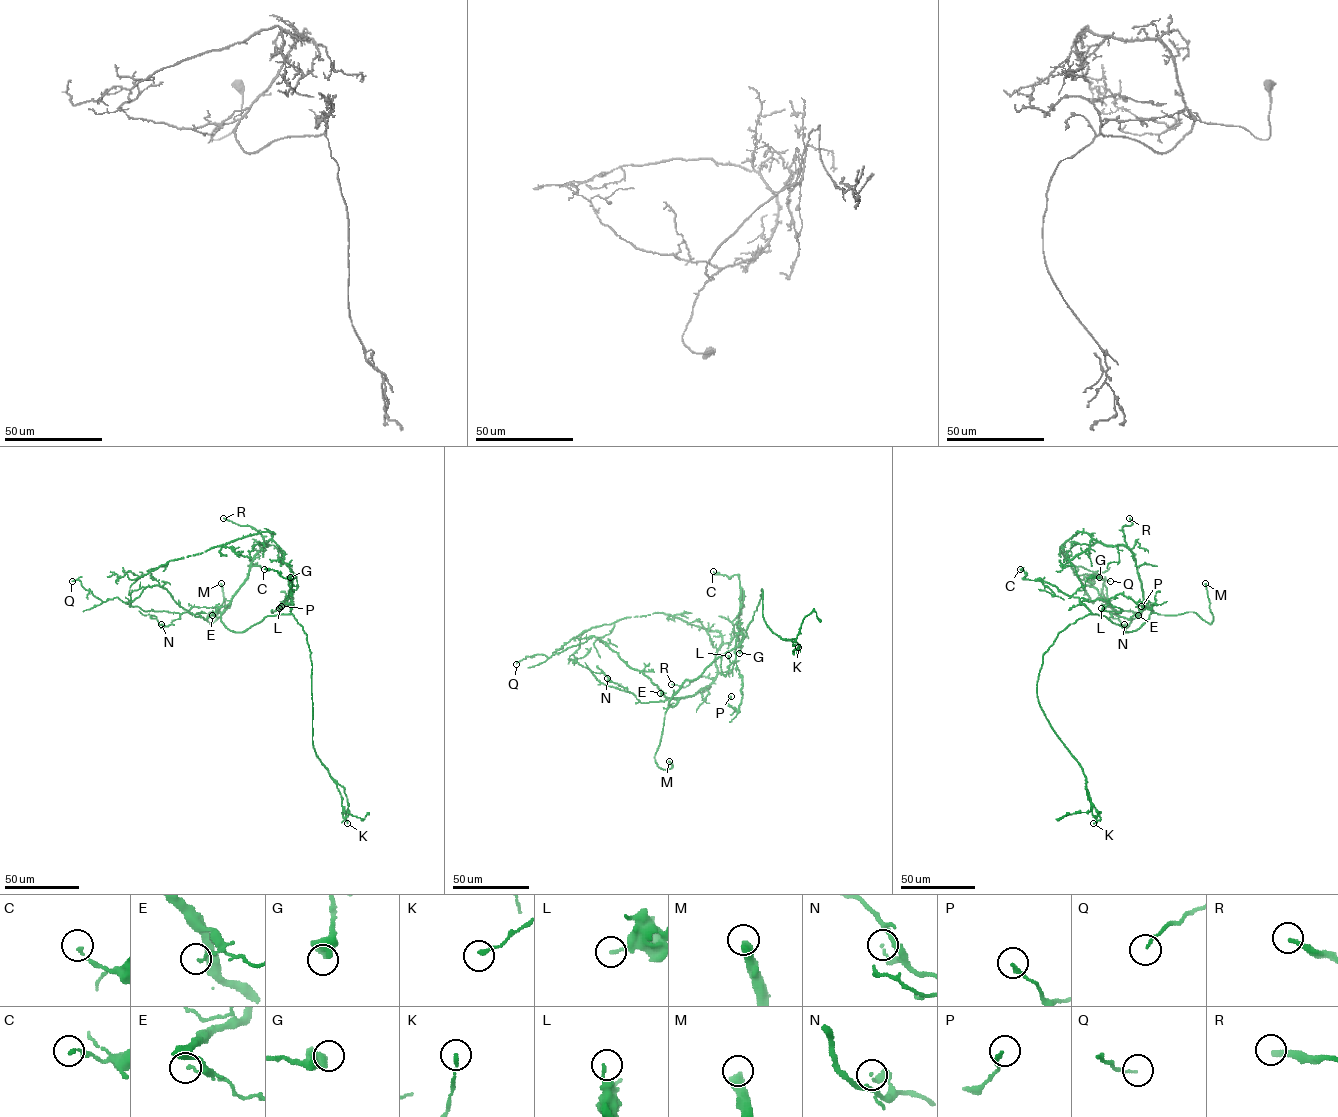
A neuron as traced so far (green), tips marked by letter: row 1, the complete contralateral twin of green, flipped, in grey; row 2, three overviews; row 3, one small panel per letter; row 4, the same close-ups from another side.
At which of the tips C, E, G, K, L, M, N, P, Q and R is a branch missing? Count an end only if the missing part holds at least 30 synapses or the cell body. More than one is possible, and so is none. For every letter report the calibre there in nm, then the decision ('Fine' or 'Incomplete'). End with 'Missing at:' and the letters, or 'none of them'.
C: Thickness 120 nm. Fine
E: Thickness 120 nm. Fine
G: Thickness 700 nm. Fine
K: Thickness 160 nm. Fine
L: Thickness 150 nm. Fine
M: Thickness 440 nm. Incomplete
N: Thickness 110 nm. Fine
P: Thickness 140 nm. Fine
Q: Thickness 80 nm. Fine
R: Thickness 240 nm. Incomplete
Missing at: M, R

